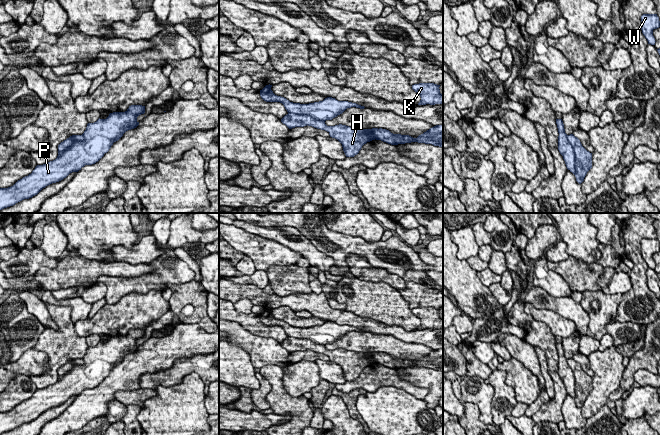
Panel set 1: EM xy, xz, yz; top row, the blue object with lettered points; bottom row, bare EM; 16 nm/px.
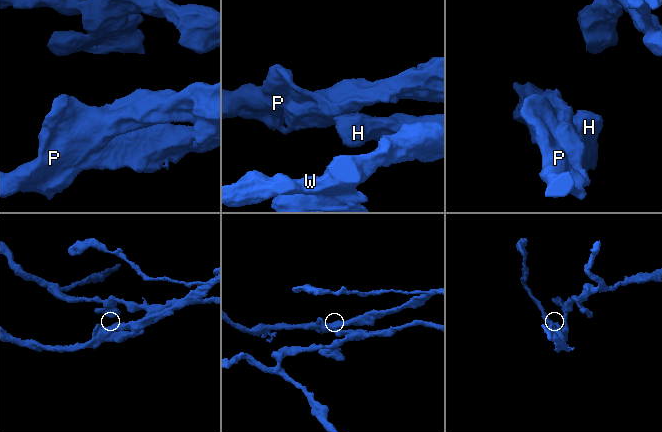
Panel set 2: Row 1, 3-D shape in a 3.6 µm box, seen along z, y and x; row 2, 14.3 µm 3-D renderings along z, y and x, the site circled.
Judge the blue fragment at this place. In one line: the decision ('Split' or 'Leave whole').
Split

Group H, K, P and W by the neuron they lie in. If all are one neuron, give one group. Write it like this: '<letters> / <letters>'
H W / K P

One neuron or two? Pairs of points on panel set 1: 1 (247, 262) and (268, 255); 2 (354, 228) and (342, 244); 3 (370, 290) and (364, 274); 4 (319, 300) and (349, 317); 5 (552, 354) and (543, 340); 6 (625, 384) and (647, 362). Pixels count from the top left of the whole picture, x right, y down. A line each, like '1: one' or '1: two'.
1: two
2: two
3: two
4: one
5: one
6: one

